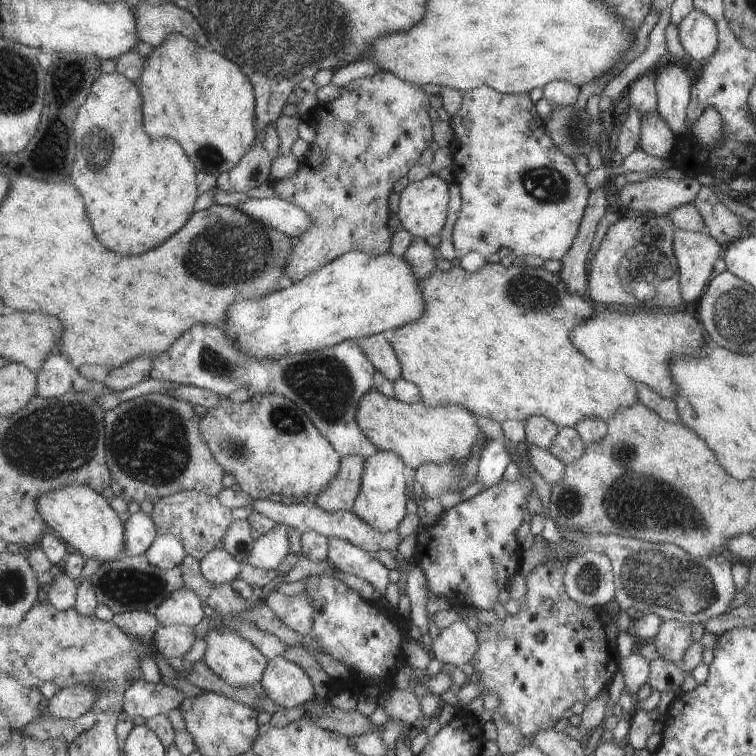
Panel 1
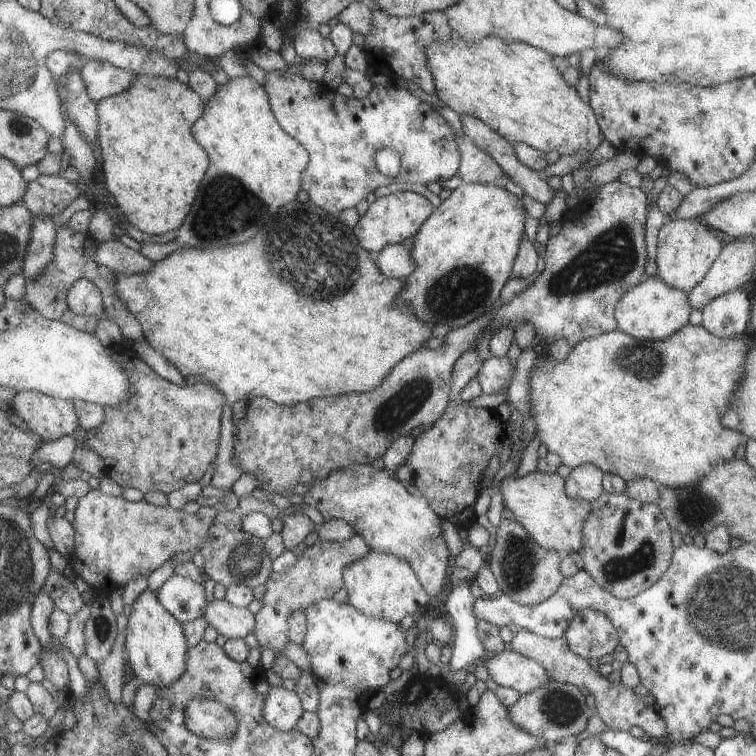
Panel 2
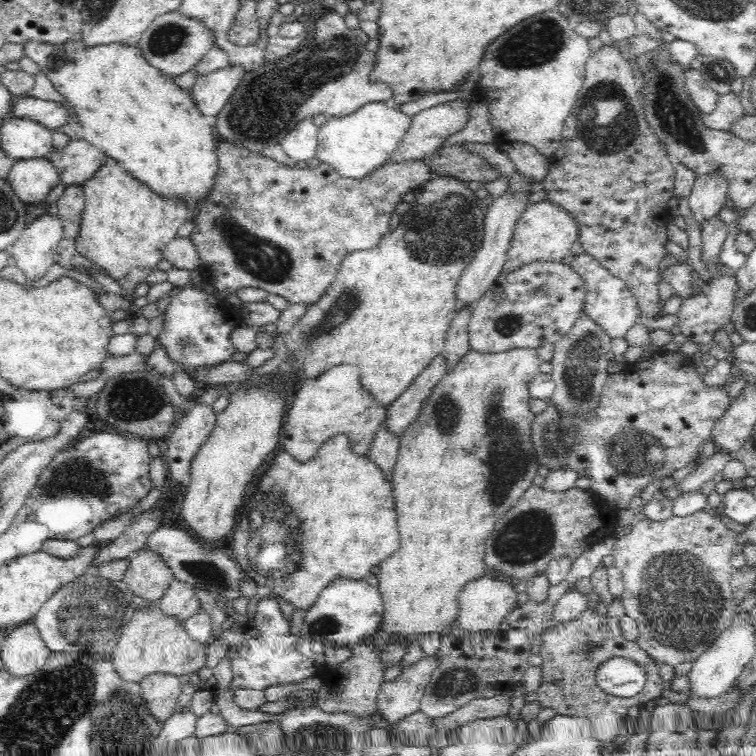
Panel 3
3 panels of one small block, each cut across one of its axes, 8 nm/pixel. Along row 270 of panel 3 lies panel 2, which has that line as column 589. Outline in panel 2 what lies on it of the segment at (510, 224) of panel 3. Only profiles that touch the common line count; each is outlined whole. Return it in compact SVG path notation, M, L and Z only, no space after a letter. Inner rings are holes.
M593 464L573 468L565 480L566 495L587 503L597 500L602 494L602 472Z

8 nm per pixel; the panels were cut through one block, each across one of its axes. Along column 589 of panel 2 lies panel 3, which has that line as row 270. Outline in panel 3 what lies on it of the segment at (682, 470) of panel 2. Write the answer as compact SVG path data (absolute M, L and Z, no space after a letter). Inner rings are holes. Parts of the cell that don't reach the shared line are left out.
M432 176L425 185L422 185L422 193L416 196L416 202L409 206L399 224L395 228L389 228L382 236L381 241L368 250L359 250L347 254L341 260L336 279L326 292L318 299L318 302L311 304L304 313L304 316L286 334L286 352L291 358L295 368L301 370L300 376L303 380L316 378L325 373L329 368L336 365L354 365L359 369L360 383L362 390L365 390L373 400L378 401L386 407L390 406L405 390L412 384L412 381L429 365L429 362L443 352L446 342L446 334L456 311L456 287L458 287L463 271L470 265L476 251L480 248L484 238L485 206L477 199L475 192L469 189L464 181L454 176Z

